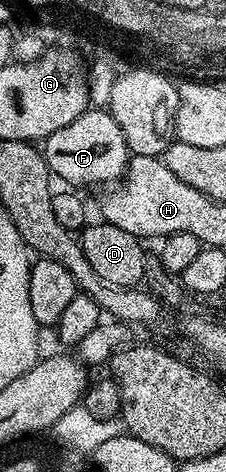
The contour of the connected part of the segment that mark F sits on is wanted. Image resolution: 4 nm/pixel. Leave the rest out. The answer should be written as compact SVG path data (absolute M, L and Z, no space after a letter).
M87 109L78 119L71 121L71 125L44 139L43 154L50 172L54 176L62 175L67 182L74 183L69 185L77 188L89 187L92 183L116 184L125 174L131 152L119 125L115 125L115 117L111 117L108 110Z

